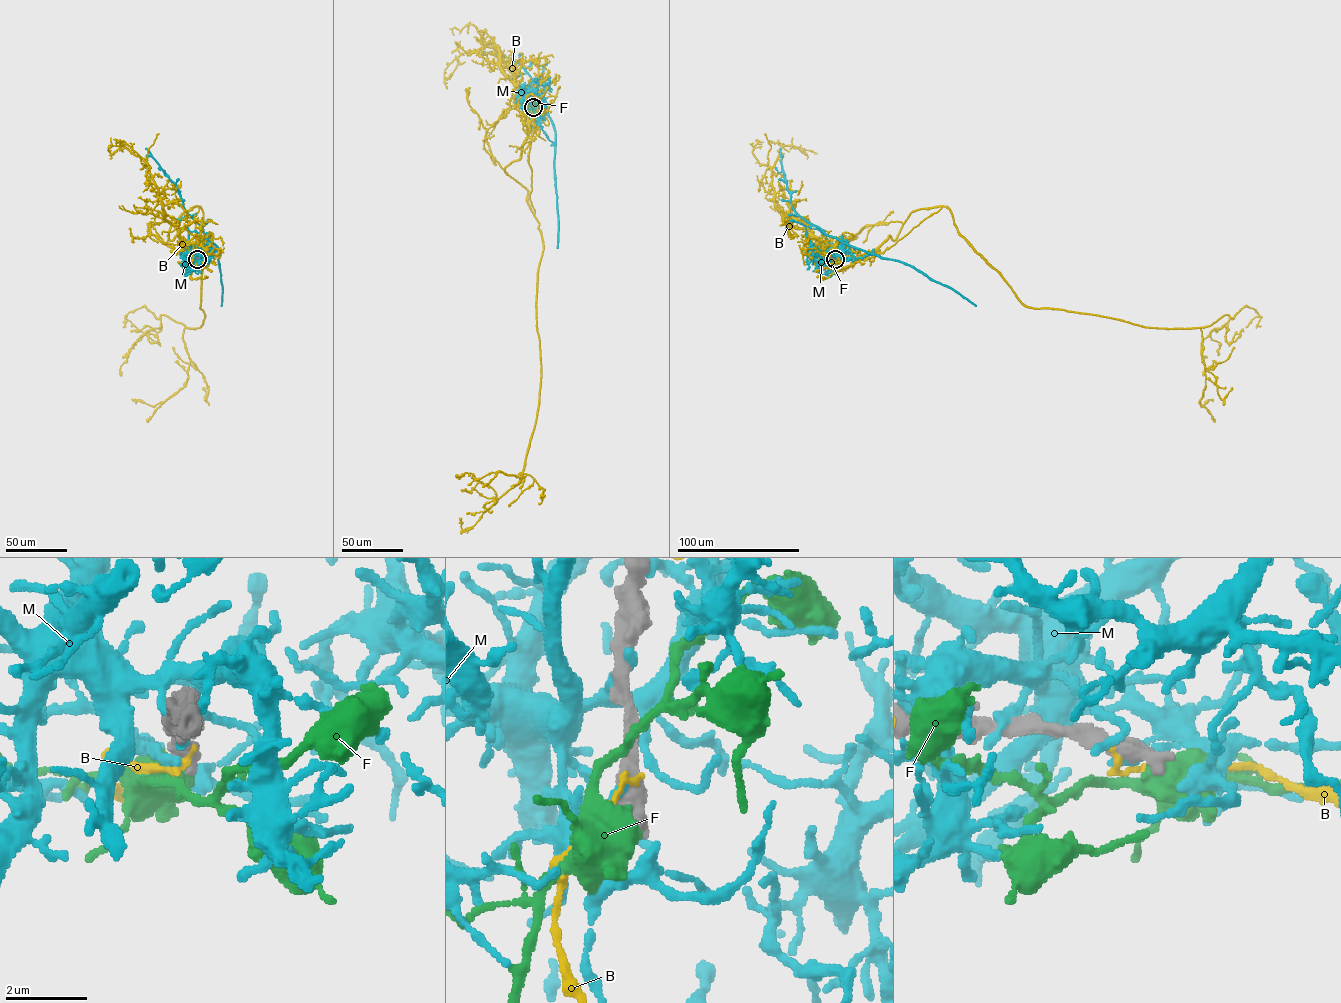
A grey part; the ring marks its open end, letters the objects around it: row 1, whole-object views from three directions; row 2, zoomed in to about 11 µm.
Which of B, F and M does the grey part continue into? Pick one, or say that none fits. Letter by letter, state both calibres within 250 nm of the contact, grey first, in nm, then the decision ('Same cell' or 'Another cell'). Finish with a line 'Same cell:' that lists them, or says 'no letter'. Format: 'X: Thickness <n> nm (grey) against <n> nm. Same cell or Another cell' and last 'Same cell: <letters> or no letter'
B: Thickness 420 nm (grey) against 150 nm. Another cell
F: Thickness 440 nm (grey) against 850 nm. Another cell
M: Thickness 550 nm (grey) against 240 nm. Another cell
Same cell: no letter

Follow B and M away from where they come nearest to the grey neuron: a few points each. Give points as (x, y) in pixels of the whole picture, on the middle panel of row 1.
B: (533, 105), (530, 200), (543, 251), (535, 424), (521, 481), (496, 501), (473, 475), (457, 475)
M: (533, 105), (530, 104), (530, 108), (535, 112), (547, 113), (535, 84), (521, 66), (498, 54), (481, 52)

